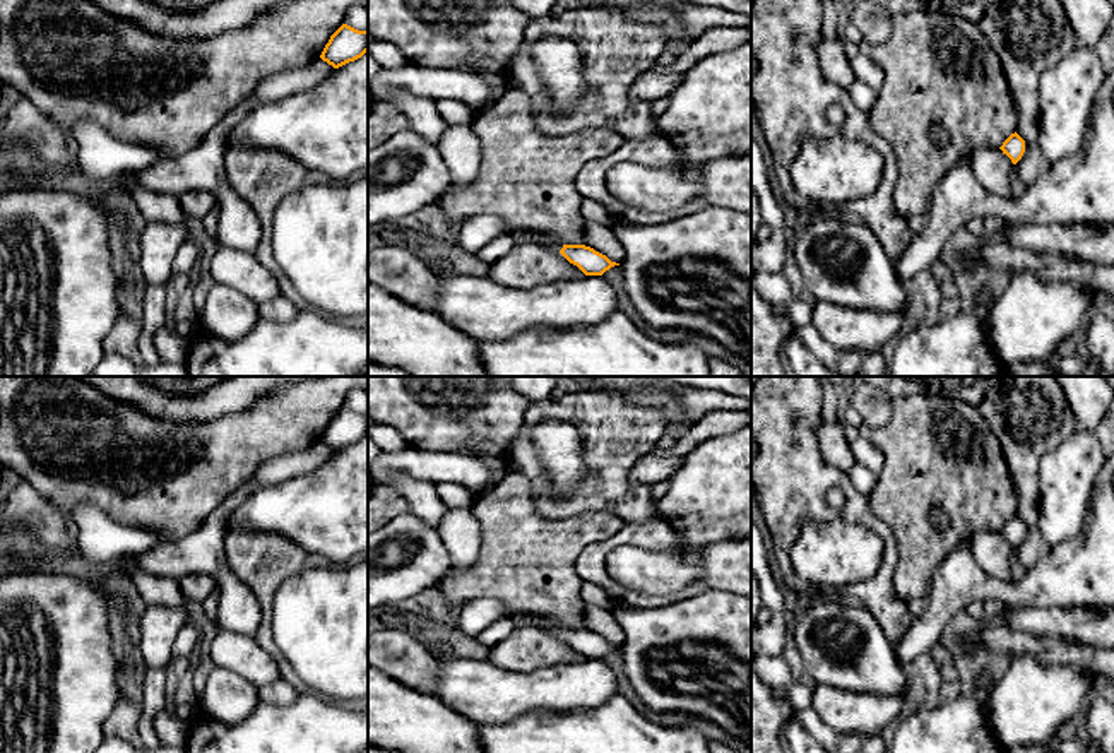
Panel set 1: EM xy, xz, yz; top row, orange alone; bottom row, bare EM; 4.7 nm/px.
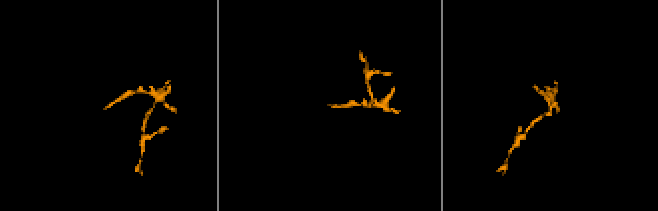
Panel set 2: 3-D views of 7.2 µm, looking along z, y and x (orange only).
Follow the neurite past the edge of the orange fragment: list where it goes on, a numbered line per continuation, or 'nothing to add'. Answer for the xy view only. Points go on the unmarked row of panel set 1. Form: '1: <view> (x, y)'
nothing to add

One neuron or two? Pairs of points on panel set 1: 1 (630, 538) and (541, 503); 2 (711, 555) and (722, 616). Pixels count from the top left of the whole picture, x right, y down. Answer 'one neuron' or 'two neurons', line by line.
1: two neurons
2: two neurons

